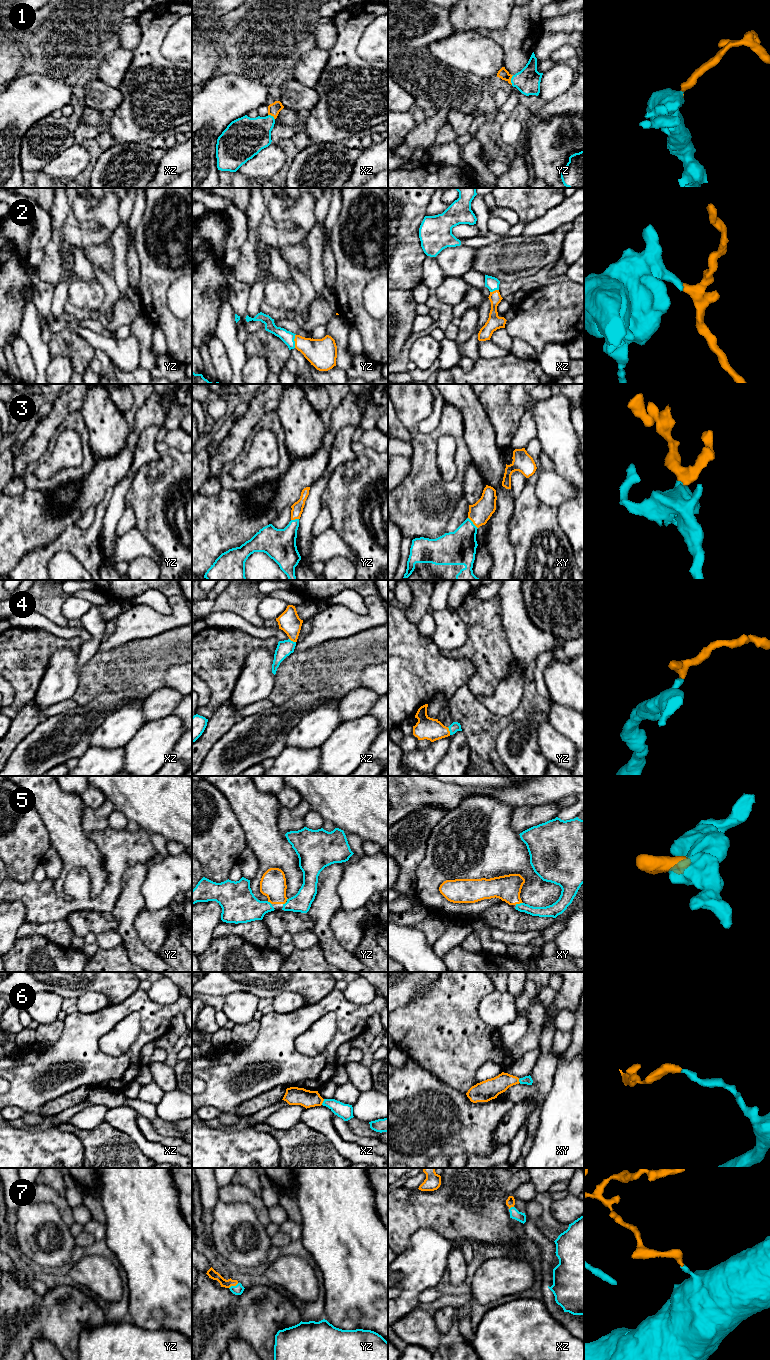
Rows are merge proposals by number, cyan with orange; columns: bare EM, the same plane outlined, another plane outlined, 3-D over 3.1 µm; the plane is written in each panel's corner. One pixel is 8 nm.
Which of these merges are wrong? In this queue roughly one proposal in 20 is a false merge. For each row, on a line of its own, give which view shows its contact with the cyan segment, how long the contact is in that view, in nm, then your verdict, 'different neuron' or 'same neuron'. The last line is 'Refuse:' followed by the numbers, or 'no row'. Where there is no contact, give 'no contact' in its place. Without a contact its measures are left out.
1: meets cyan in yz; contact 80 nm long; same neuron
2: meets cyan in yz; contact 110 nm long; same neuron
3: meets cyan in xy; contact 120 nm long; same neuron
4: meets cyan in yz; contact 70 nm long; same neuron
5: meets cyan in xy; contact 70 nm long; same neuron
6: meets cyan in xz; contact 50 nm long; same neuron
7: meets cyan in yz; contact 90 nm long; same neuron
Refuse: no row

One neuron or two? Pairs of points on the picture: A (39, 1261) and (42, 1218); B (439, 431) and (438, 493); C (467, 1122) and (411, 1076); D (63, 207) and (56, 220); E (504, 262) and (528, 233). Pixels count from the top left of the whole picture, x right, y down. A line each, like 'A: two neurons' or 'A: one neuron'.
A: one neuron
B: one neuron
C: one neuron
D: one neuron
E: two neurons

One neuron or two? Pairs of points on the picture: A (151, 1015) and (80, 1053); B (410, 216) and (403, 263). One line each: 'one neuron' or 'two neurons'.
A: one neuron
B: one neuron

